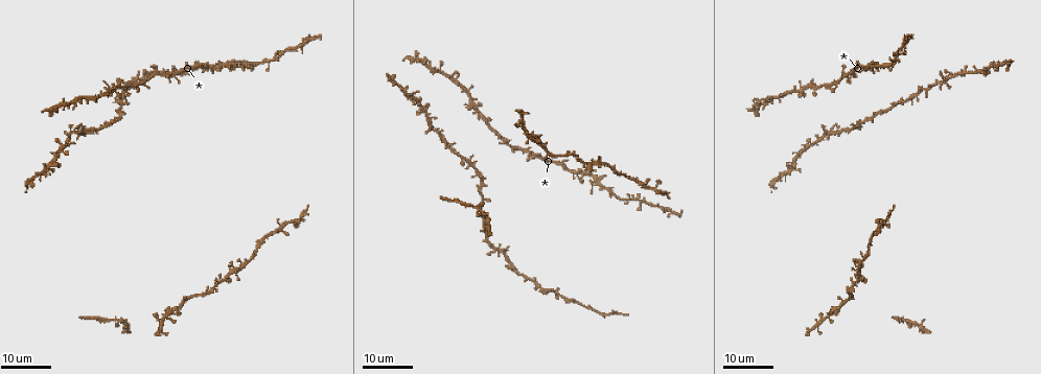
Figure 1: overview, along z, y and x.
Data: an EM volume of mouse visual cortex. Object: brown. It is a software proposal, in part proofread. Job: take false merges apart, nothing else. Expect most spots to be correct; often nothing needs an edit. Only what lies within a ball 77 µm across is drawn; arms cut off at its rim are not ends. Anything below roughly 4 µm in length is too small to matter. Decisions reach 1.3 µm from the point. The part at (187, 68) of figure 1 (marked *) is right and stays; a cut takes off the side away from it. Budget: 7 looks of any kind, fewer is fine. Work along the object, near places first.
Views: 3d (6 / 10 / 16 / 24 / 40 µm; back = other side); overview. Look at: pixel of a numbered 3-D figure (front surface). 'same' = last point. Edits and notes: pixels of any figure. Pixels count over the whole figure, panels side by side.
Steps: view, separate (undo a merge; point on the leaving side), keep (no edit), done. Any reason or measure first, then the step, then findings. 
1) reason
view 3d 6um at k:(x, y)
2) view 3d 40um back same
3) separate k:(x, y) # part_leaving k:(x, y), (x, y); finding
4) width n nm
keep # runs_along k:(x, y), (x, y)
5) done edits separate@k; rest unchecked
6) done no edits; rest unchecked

looks like a crossing
view 3d 16um at 1:(893, 63)

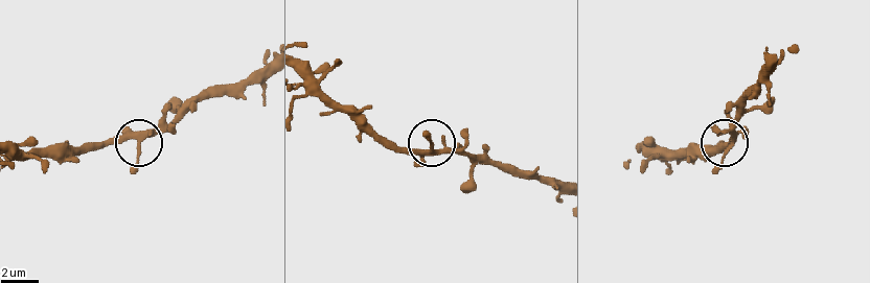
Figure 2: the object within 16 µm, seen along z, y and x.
view 3d 10um at 2:(139, 143)

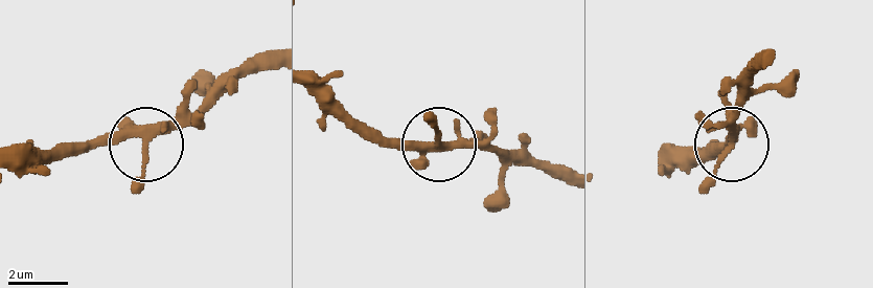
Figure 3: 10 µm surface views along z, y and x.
keep # runs_along 3:(311, 75), (386, 138), (518, 148); continuous, no second cell

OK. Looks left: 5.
view 3d 16um at 1:(135, 87)

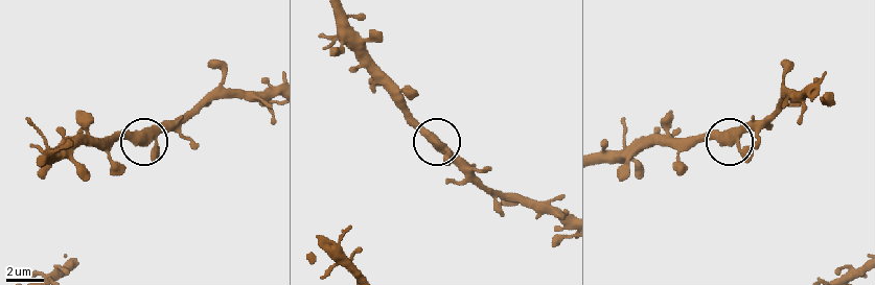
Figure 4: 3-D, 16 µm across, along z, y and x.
view 3d 6um at 4:(148, 140)

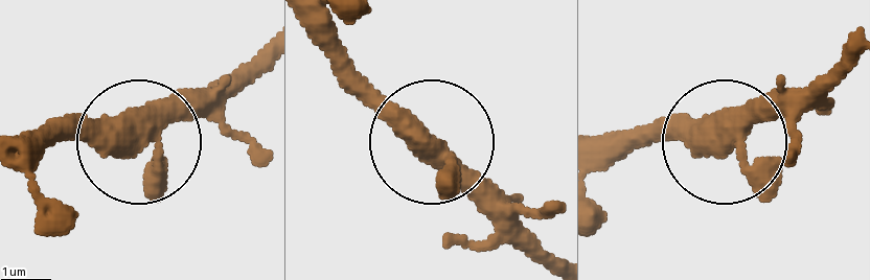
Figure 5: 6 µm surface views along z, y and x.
side_arm 29 um
keep # runs_along 5:(256, 61), (131, 136), (23, 136); one cell here

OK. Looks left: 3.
view 3d 24um at 1:(862, 123)

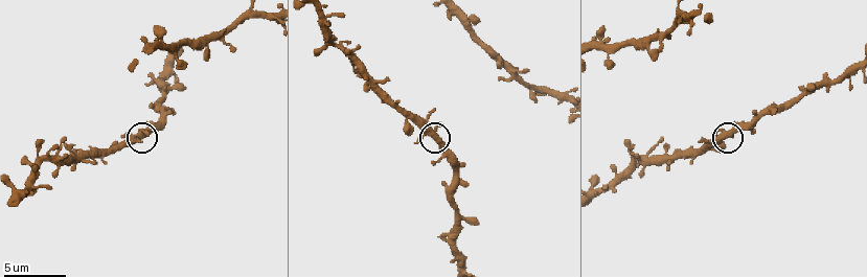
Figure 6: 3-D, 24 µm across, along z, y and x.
zoom in
view 3d 6um at 6:(433, 132)

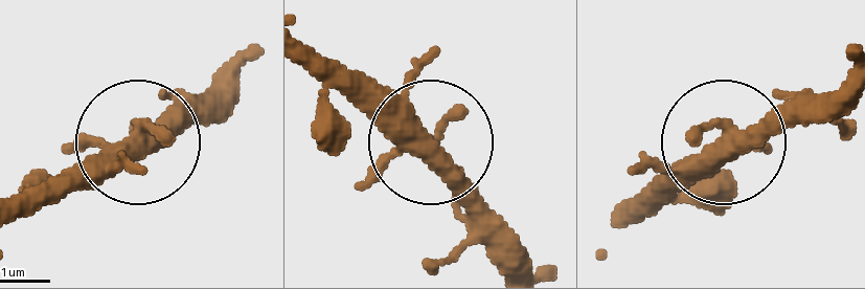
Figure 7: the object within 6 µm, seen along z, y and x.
keep # all the same cell

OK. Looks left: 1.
done no edits; rest unchecked

